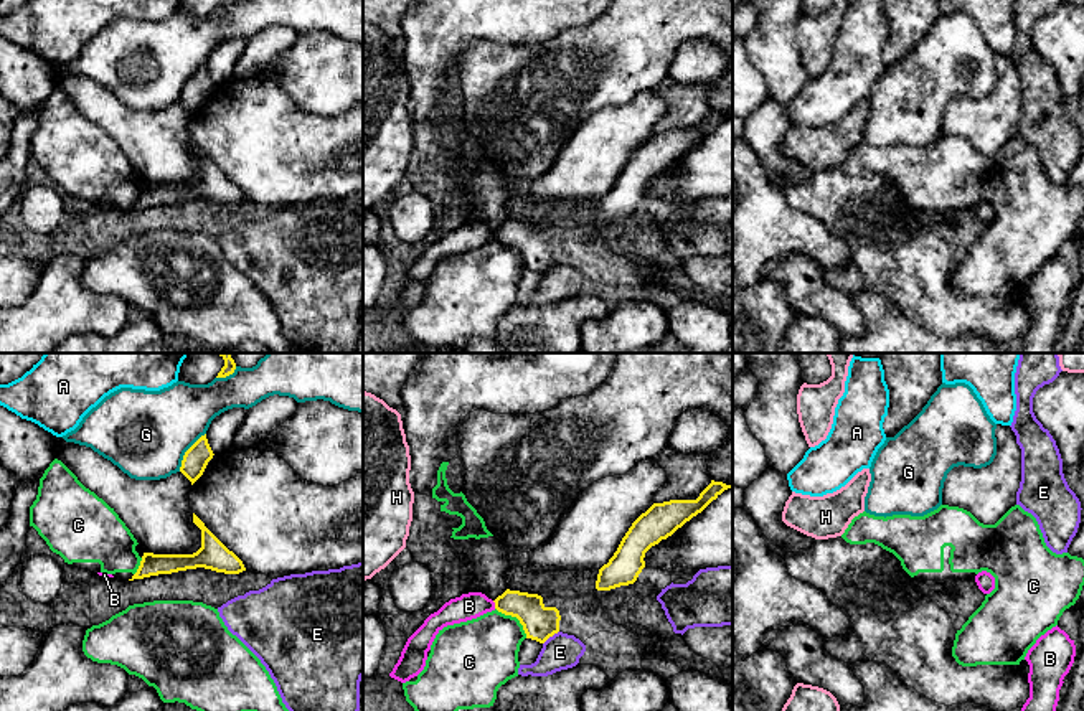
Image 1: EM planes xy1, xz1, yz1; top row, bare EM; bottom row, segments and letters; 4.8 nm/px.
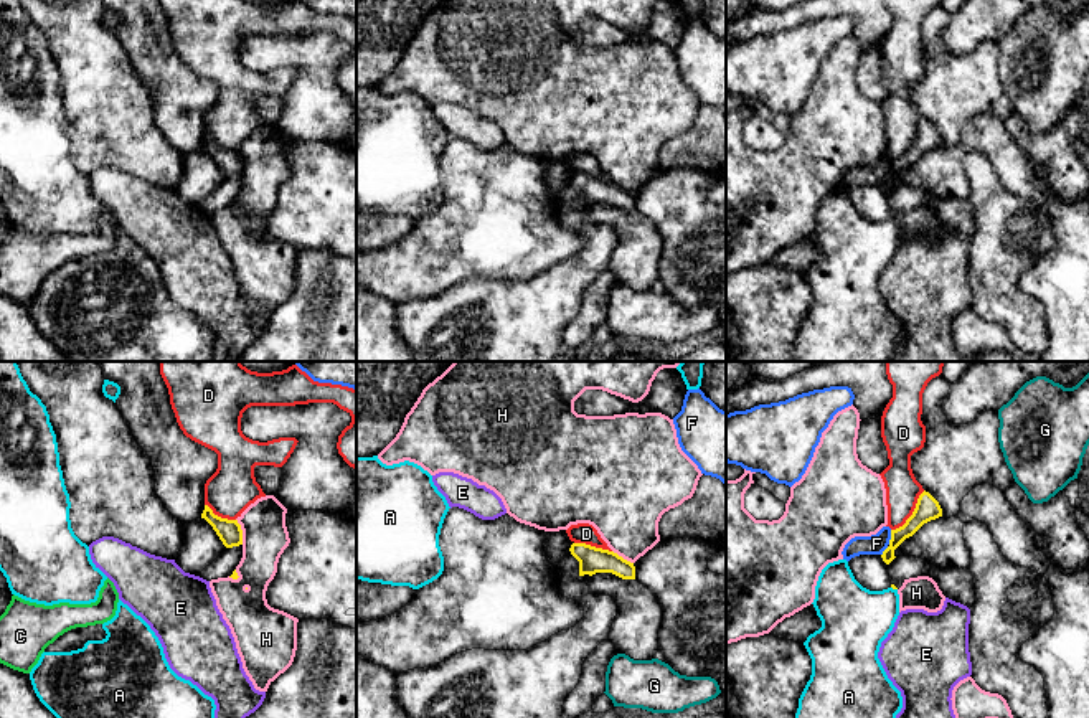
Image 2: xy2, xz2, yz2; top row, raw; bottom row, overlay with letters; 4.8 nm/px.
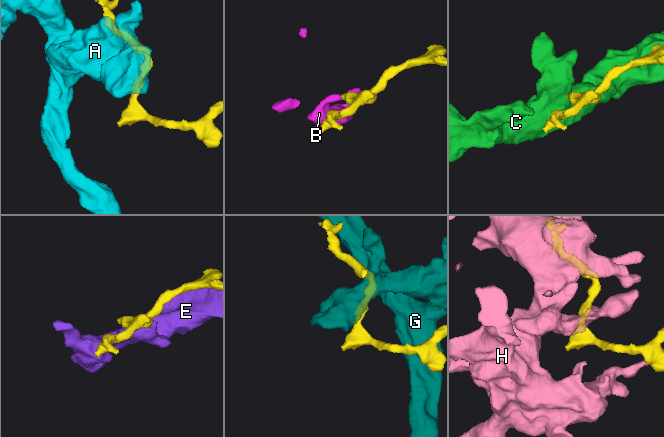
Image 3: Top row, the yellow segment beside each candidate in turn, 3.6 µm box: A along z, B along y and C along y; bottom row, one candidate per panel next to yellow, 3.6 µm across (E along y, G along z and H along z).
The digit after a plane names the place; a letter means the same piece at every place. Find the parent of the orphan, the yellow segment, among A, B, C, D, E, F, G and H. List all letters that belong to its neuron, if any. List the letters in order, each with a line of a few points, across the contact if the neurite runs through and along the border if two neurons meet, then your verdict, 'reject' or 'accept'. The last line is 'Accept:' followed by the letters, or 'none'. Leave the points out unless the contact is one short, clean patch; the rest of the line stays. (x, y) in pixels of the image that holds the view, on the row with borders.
A: reject
B: xz1 (540, 622), (520, 604), (495, 604), (469, 606) | accept
C: xz1 (495, 607), (513, 616), (527, 637) | reject
D: yz2 (924, 491), (913, 514), (891, 530) | reject
E: reject
F: yz2 (891, 530), (888, 543) | reject
G: reject
H: reject
Accept: B

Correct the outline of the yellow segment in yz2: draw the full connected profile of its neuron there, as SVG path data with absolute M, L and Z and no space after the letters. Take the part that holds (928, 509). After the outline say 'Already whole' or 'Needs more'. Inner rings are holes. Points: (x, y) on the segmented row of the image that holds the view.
M922 492L917 498L912 515L906 523L896 530L891 530L889 546L883 551L881 558L889 564L896 556L894 550L909 536L912 536L924 523L942 517L939 502L929 494Z. Already whole

